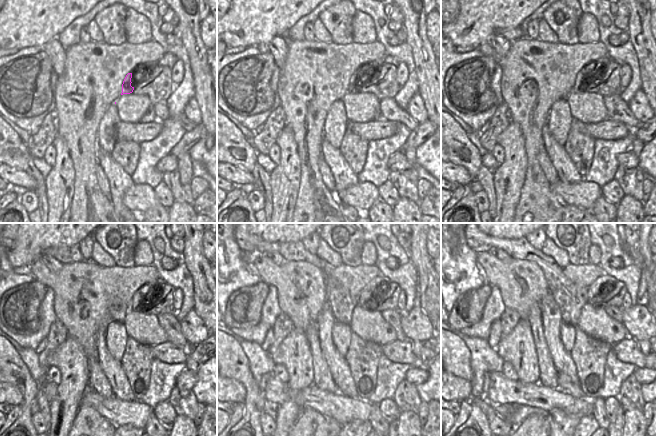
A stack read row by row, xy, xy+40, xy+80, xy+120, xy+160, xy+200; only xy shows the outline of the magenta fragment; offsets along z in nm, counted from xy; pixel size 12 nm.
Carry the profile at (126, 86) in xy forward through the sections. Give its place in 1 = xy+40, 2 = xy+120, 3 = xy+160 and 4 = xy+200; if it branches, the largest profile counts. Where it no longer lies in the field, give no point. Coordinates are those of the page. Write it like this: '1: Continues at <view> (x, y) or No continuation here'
1: Continues at xy+40 (353, 87)
2: Continues at xy+120 (148, 293)
3: Continues at xy+160 (374, 290)
4: Continues at xy+200 (604, 285).

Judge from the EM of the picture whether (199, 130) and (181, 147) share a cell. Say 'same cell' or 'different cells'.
same cell

